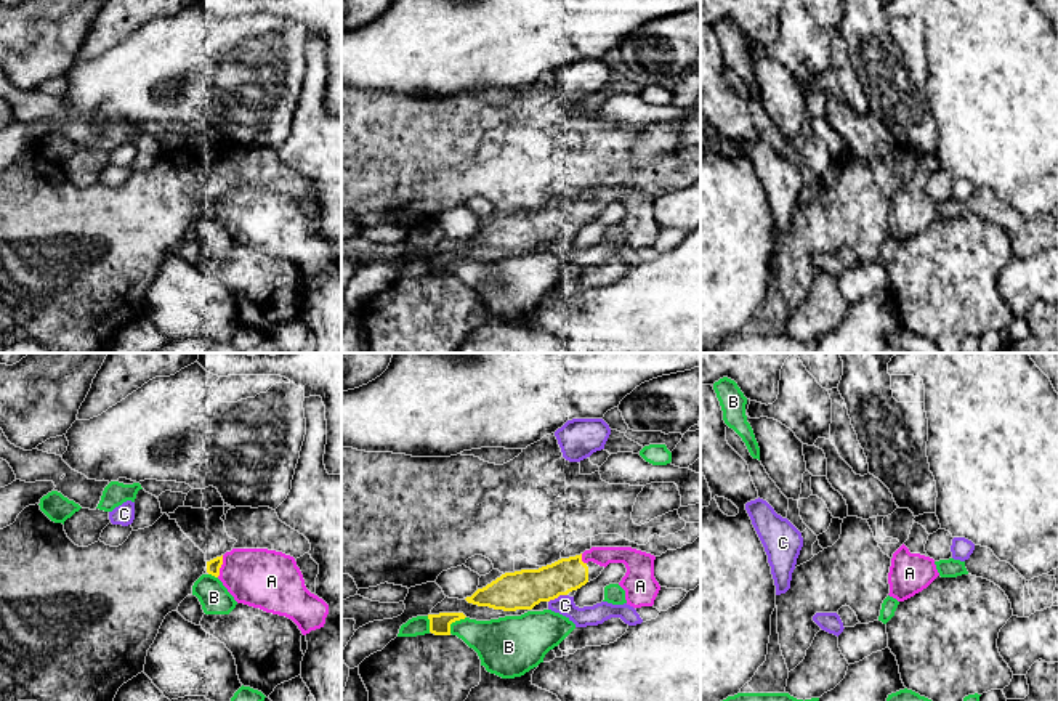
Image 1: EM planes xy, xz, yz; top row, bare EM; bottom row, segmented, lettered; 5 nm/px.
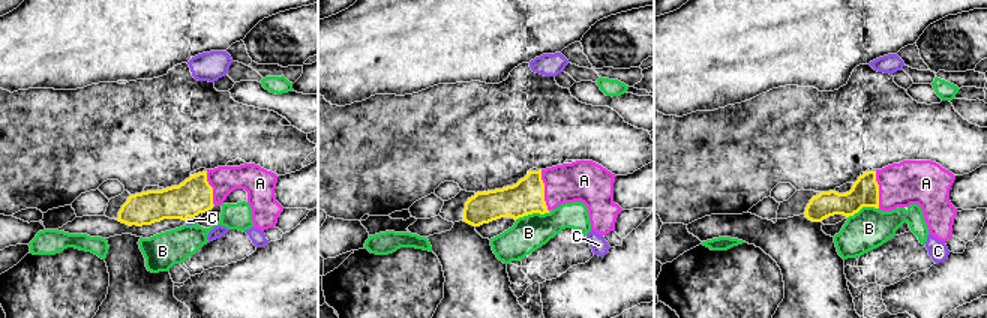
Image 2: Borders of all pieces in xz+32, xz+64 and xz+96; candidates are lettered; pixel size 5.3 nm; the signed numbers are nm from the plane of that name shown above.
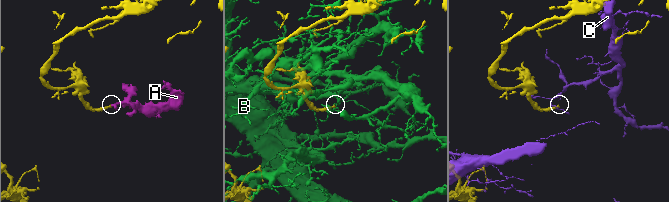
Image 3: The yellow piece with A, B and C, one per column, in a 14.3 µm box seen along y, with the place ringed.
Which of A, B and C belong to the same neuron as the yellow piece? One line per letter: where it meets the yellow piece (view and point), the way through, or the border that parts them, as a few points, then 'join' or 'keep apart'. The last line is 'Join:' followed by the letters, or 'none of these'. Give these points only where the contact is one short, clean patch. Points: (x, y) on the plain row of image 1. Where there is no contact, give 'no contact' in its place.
A: contact xy (220, 207); join
B: contact xz (454, 262); keep apart
C: contact xz (557, 238); keep apart
Join: A

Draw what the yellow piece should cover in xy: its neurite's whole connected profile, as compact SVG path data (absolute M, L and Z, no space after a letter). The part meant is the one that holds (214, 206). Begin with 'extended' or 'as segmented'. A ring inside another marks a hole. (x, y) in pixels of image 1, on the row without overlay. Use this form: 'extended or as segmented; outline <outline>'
extended; outline M232 189L207 202L207 213L218 218L237 244L285 257L303 276L325 265L329 245L306 229L303 215L290 196L268 189Z

